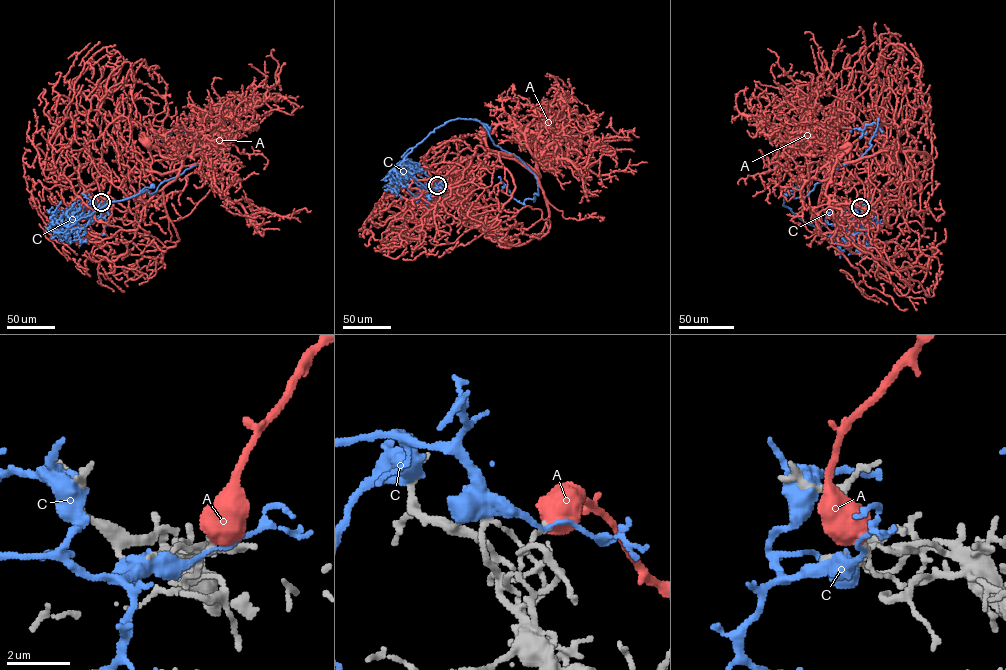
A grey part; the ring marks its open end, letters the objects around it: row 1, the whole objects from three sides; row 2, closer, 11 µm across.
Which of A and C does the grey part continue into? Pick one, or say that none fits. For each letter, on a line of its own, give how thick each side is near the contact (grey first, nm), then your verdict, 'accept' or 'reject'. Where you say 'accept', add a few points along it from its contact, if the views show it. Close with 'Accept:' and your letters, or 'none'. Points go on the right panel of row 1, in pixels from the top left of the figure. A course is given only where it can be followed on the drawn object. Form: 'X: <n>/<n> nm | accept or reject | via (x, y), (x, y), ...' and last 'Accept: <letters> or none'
A: 140/700 nm | reject
C: 150/120 nm | reject
Accept: none

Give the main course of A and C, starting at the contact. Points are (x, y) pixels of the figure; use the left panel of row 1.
A: (101, 202), (111, 181), (123, 181), (144, 170), (163, 173), (180, 167), (185, 156), (163, 157), (147, 143)
C: (101, 202), (91, 203), (67, 217), (79, 220), (111, 201), (125, 199), (152, 186)

